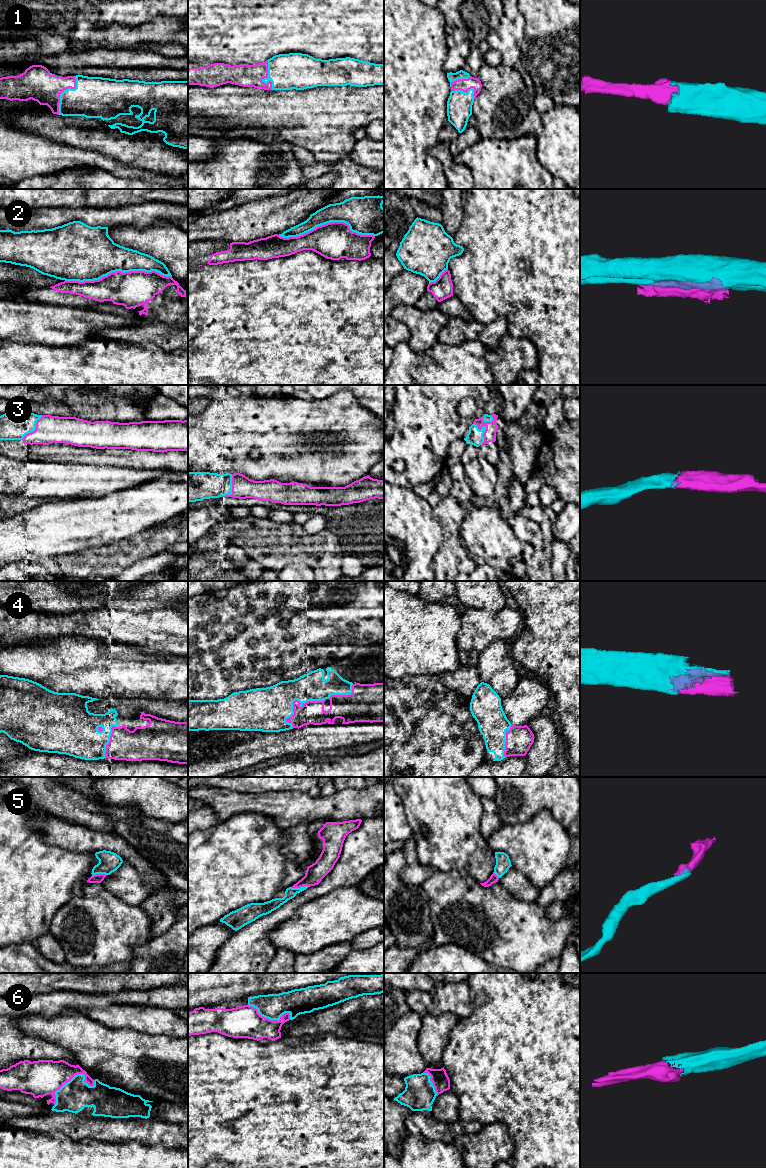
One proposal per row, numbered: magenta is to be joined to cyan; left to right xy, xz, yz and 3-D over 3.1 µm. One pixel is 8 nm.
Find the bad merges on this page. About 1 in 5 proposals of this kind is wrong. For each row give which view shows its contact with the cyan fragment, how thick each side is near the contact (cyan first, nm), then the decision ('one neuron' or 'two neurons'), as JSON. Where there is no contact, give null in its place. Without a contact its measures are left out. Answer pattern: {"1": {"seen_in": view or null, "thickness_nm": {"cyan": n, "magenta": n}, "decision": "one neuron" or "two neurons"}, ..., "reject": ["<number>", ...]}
{"1": {"seen_in": "xy", "thickness_nm": {"cyan": 320, "magenta": 260}, "decision": "one neuron"}, "2": {"seen_in": "xy", "thickness_nm": {"cyan": 400, "magenta": 280}, "decision": "two neurons"}, "3": {"seen_in": "yz", "thickness_nm": {"cyan": 130, "magenta": 100}, "decision": "one neuron"}, "4": {"seen_in": "xz", "thickness_nm": {"cyan": 340, "magenta": 190}, "decision": "one neuron"}, "5": {"seen_in": "xz", "thickness_nm": {"cyan": 90, "magenta": 150}, "decision": "one neuron"}, "6": {"seen_in": "xy", "thickness_nm": {"cyan": 240, "magenta": 280}, "decision": "one neuron"}, "reject": ["2"]}

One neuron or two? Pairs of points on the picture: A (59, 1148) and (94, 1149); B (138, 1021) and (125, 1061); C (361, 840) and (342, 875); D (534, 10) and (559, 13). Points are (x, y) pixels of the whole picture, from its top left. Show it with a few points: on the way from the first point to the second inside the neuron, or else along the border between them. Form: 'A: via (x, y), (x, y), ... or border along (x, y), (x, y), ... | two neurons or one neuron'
A: via (68, 1149), (85, 1149) | one neuron
B: border along (112, 1028), (131, 1028), (158, 1035) | two neurons
C: via (361, 849), (360, 856), (351, 866) | one neuron
D: via (540, 11), (553, 13) | one neuron

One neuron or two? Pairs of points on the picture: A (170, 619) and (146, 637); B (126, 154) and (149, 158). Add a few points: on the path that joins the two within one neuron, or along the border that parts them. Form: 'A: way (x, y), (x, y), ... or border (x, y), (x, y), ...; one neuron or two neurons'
A: way (164, 625), (159, 630), (152, 631); one neuron
B: way (132, 154), (143, 154); one neuron

